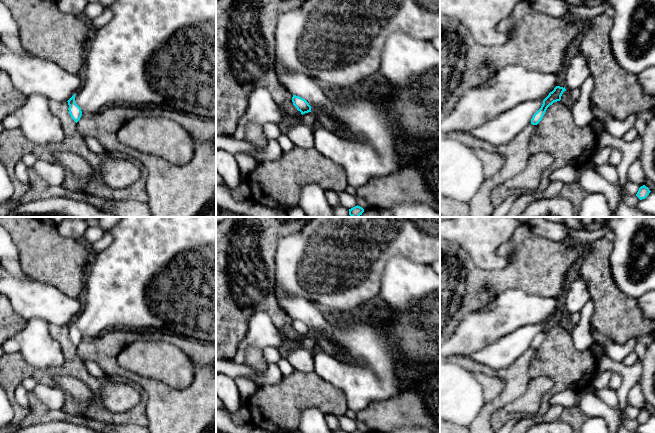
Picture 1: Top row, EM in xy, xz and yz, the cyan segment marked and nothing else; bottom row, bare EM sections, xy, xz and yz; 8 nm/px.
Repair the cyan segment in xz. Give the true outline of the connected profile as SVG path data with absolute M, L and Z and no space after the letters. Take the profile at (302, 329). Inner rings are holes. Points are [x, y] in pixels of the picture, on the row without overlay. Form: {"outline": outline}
{"outline": "M293 319L292 326L293 326L293 329L297 332L297 334L301 336L302 339L305 337L311 336L311 330L305 323L299 320Z"}

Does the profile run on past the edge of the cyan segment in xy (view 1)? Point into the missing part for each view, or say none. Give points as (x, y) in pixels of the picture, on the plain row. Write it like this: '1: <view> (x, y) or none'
1: none

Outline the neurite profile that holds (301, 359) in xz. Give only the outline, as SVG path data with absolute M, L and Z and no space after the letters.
M302 347L290 351L286 357L294 370L309 373L314 371L314 353L311 350Z

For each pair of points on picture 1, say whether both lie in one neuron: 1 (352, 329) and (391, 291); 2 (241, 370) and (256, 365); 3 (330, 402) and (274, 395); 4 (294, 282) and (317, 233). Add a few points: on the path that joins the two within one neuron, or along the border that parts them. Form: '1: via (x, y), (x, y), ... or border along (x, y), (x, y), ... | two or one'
1: via (367, 329), (373, 329), (385, 318), (391, 306) | one
2: border along (243, 363), (250, 369), (250, 373), (244, 377) | two
3: via (316, 395), (288, 395) | one
4: via (304, 270), (317, 257), (317, 245) | one

